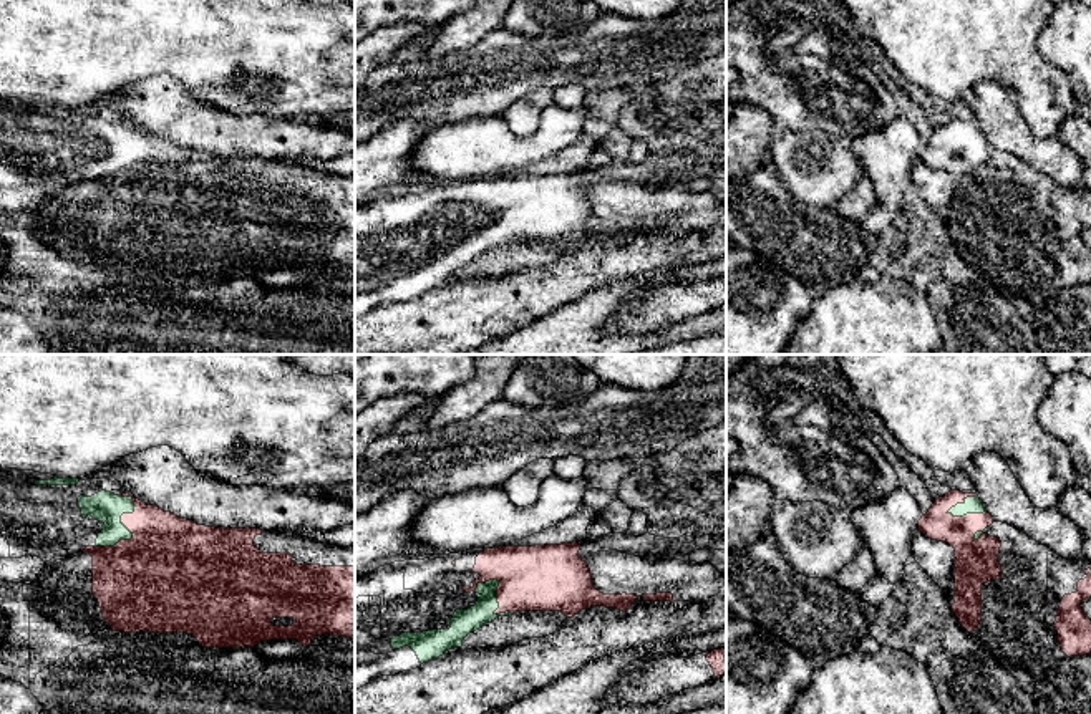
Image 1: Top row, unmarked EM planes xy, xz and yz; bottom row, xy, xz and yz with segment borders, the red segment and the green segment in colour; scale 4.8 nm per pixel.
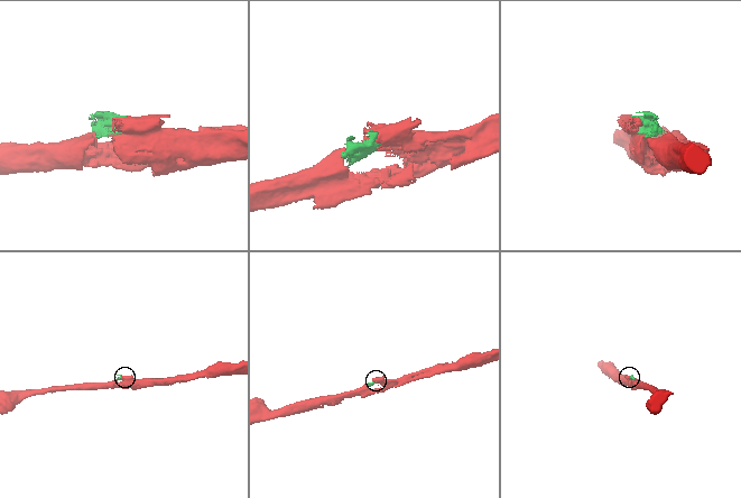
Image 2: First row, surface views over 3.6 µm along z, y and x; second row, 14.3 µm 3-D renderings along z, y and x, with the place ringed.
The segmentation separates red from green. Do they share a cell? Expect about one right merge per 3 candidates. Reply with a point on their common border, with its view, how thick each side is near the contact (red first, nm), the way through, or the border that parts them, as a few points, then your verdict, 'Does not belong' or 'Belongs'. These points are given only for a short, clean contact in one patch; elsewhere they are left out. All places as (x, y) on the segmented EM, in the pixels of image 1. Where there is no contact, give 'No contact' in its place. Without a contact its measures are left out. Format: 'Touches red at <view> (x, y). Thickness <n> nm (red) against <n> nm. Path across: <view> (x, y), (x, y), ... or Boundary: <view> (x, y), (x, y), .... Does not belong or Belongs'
Touches red at xy (130, 530). Thickness 440 nm (red) against 150 nm. Boundary: xy (133, 497), (133, 511), (121, 516), (131, 537), (95, 545). Does not belong

